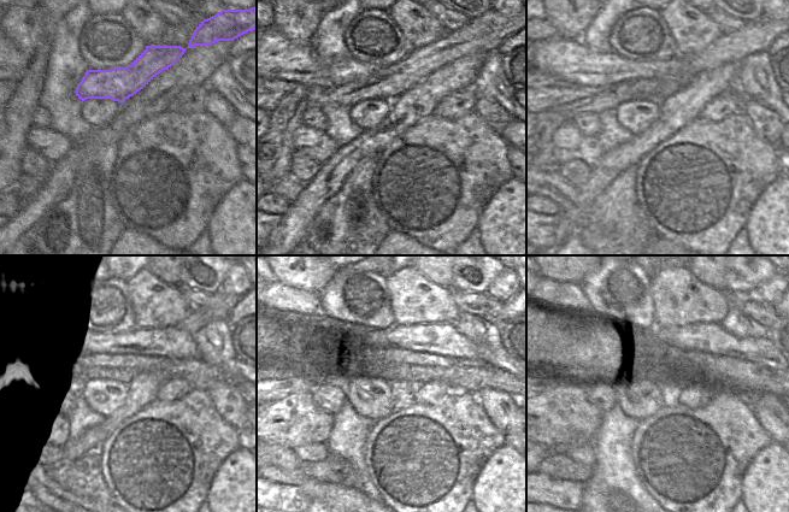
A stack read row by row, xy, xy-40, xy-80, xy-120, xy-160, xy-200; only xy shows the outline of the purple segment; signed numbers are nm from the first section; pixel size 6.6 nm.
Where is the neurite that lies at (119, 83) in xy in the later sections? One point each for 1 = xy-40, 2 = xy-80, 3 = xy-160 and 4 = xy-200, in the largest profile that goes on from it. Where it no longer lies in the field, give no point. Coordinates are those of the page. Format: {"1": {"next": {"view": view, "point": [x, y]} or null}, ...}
{"1": {"next": {"view": "xy-40", "point": [486, 34]}}, "2": {"next": {"view": "xy-80", "point": [755, 36]}}, "3": {"next": {"view": "xy-160", "point": [316, 370]}}, "4": {"next": {"view": "xy-200", "point": [564, 378]}}}

